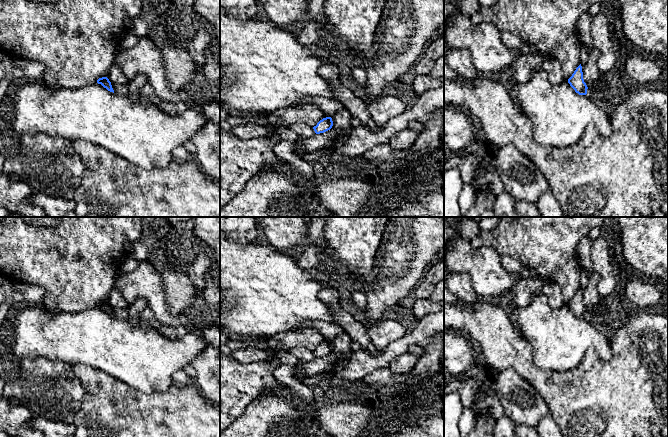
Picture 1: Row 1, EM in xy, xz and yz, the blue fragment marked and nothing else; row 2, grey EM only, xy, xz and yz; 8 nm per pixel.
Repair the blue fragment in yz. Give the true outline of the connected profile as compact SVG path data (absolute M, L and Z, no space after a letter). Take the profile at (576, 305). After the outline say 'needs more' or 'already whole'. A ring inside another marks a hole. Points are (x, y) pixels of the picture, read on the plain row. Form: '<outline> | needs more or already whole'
M581 288L576 292L572 300L568 303L568 307L579 319L587 318L587 309L583 303L583 296Z | already whole

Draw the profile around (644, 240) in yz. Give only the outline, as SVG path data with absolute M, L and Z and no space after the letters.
M618 217L625 262L636 271L668 281L668 217Z

